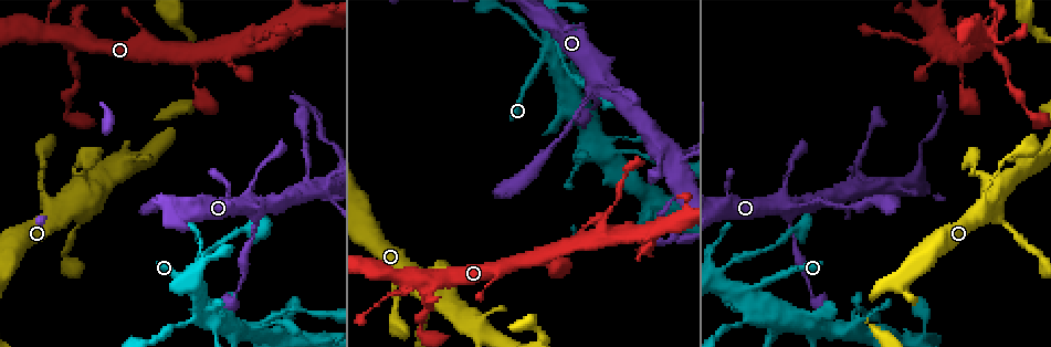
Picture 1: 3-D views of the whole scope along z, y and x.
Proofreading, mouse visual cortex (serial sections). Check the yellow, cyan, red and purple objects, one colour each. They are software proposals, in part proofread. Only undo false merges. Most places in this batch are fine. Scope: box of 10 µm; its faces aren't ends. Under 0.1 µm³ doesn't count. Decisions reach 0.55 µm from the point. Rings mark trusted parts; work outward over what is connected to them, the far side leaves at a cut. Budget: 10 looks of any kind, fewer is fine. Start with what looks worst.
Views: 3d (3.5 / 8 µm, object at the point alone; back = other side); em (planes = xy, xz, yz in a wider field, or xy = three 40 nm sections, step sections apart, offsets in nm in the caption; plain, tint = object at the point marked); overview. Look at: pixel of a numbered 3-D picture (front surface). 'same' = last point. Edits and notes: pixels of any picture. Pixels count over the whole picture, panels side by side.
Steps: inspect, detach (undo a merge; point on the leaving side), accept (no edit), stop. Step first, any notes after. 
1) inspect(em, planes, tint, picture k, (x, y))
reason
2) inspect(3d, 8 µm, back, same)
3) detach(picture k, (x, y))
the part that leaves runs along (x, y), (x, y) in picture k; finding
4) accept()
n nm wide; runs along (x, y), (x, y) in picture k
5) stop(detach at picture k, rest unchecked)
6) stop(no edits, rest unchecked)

inspect(3d, 3.5 µm, picture 1, (273, 318))
thick turns thin

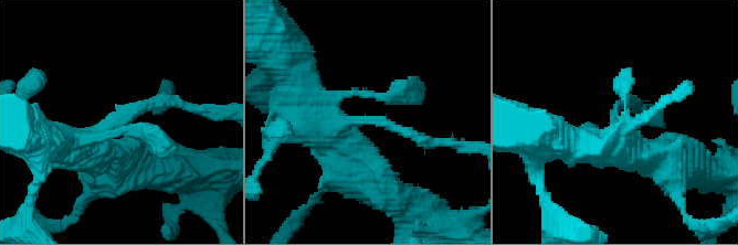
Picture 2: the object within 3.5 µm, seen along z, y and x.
inspect(em, xy, step 2, plain, picture 2, (123, 117))
arms of 150, 500 nm

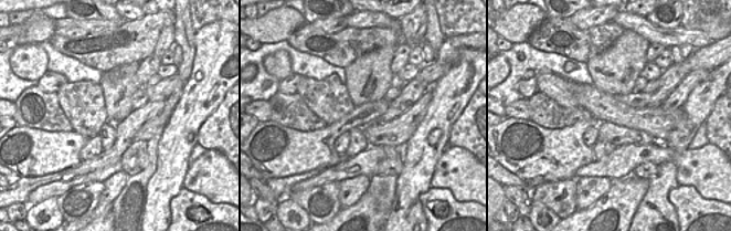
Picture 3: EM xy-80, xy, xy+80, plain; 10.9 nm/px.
inspect(em, xy, step 2, tint, same)

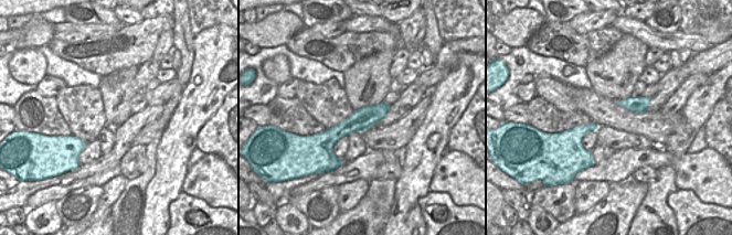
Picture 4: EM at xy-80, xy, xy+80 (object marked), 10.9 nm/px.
accept()
240 nm wide; runs along (384, 108), (329, 137), (318, 137) in picture 4; all the same cell

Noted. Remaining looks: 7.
inspect(3d, 8 µm, picture 1, (747, 323))
calibre changes

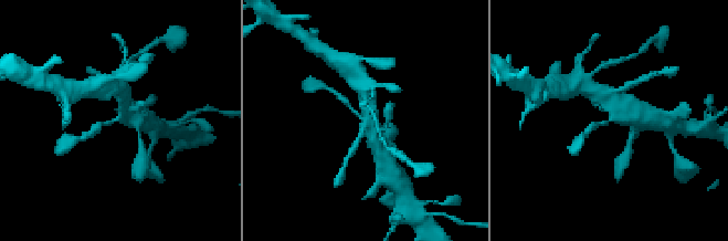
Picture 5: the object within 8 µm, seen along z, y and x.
inspect(3d, 3.5 µm, same)
zoom in

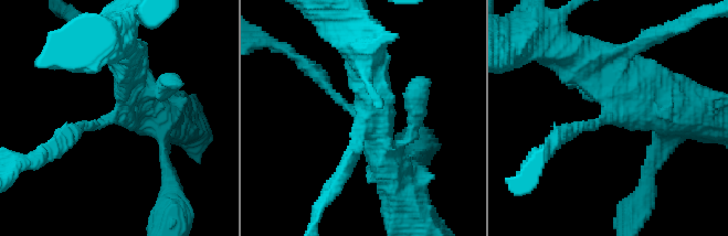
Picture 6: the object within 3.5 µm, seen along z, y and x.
inspect(em, xy, step 5, tint, picture 6, (607, 117))
arms of 150, 350 nm

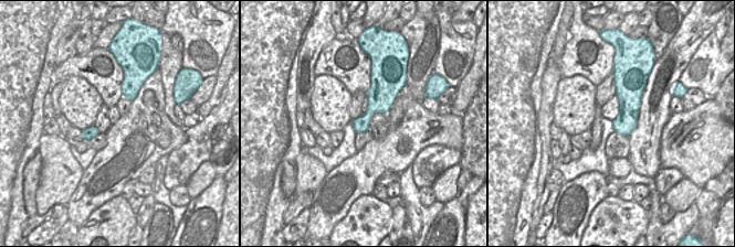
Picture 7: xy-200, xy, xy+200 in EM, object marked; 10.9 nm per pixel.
accept()
runs along (622, 57), (609, 116), (555, 142) in picture 6; all the same cell

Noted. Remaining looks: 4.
inspect(3d, 3.5 µm, picture 1, (82, 213))

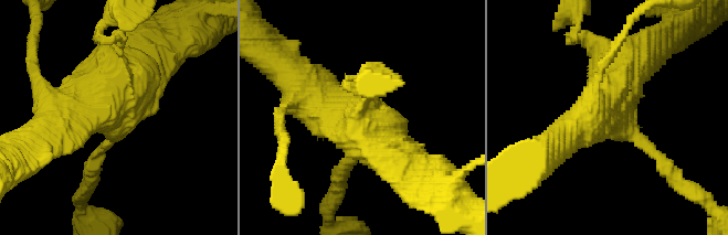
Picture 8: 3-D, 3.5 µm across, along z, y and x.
inspect(em, xy, step 5, tint, picture 8, (620, 123))
shape alone is not enough

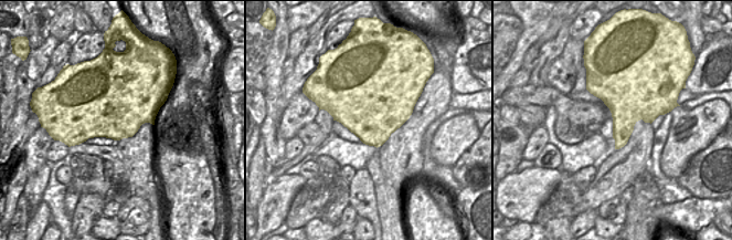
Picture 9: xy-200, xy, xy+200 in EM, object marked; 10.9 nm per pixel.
accept()
all the same cell

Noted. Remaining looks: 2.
inspect(3d, 3.5 µm, picture 1, (313, 187))
thin arm on a thick one

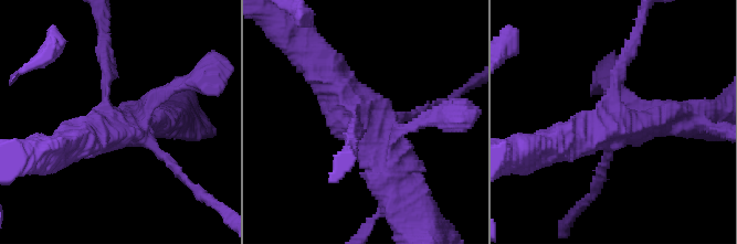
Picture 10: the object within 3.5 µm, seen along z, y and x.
inspect(em, xy, step 5, tint, picture 10, (119, 122))
now the EM

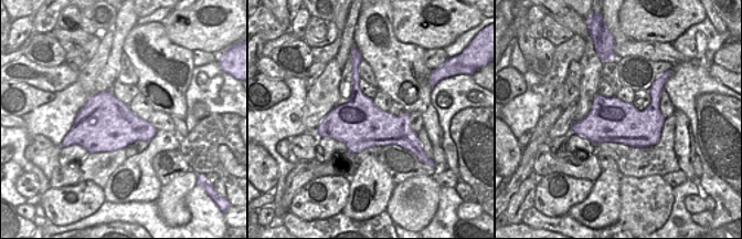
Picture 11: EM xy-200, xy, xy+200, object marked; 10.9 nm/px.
accept()
runs along (328, 76), (392, 161), (402, 192) in picture 10; all the same cell

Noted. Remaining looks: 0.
stop(no edits, rest unchecked)

